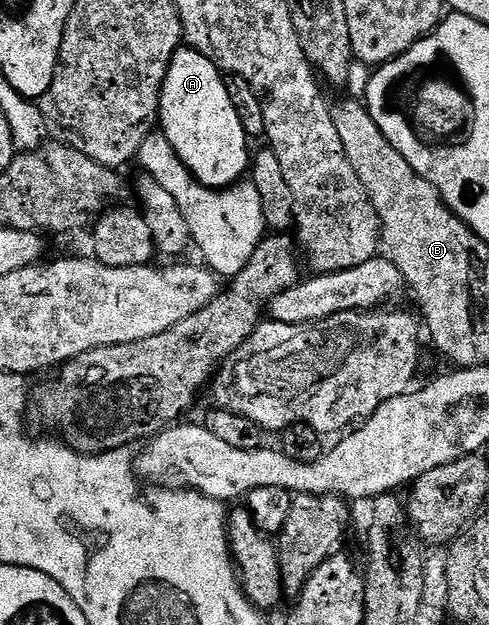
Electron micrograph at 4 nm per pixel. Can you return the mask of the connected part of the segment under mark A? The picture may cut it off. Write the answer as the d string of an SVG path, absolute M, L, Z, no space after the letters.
M187 46L176 49L160 95L158 120L172 134L173 141L181 140L189 144L194 151L201 152L206 159L216 164L236 168L244 159L249 159L250 137L232 100L233 89L228 88L219 66L211 60L213 57L207 51L204 52Z

